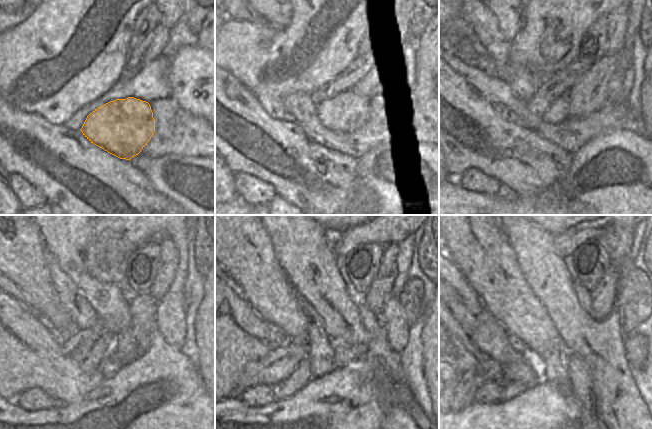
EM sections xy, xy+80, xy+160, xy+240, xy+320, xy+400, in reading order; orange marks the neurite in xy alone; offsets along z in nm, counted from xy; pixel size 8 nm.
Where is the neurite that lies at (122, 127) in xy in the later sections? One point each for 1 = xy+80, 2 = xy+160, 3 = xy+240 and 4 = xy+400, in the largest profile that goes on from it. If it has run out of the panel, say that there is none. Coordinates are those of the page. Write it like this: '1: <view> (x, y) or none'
1: xy+80 (345, 112)
2: xy+160 (558, 112)
3: xy+240 (103, 346)
4: xy+400 (511, 389)

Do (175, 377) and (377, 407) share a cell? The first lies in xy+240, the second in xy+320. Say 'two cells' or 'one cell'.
one cell

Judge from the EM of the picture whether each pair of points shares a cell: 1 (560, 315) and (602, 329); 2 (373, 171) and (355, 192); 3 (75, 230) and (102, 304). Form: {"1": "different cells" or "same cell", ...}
{"1": "same cell", "2": "different cells", "3": "same cell"}

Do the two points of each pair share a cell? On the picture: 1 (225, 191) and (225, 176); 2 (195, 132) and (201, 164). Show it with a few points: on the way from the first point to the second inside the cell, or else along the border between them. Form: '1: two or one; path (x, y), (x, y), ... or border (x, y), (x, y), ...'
1: one; path (225, 187), (225, 180)
2: two; border (176, 154), (204, 157)

